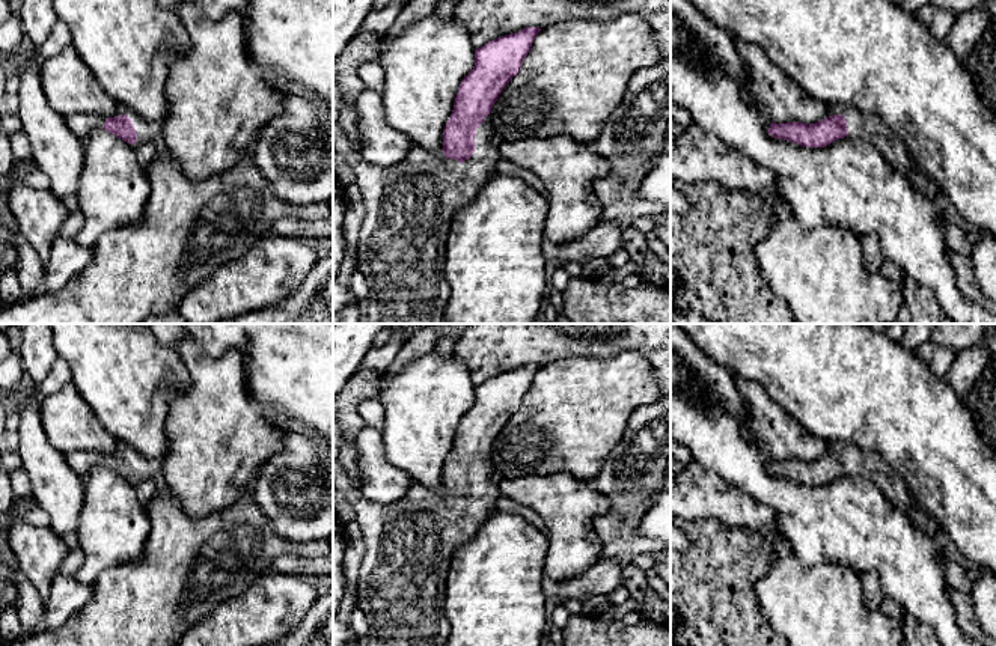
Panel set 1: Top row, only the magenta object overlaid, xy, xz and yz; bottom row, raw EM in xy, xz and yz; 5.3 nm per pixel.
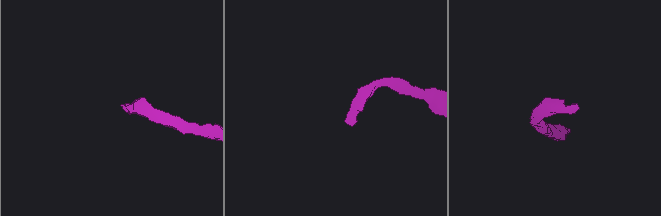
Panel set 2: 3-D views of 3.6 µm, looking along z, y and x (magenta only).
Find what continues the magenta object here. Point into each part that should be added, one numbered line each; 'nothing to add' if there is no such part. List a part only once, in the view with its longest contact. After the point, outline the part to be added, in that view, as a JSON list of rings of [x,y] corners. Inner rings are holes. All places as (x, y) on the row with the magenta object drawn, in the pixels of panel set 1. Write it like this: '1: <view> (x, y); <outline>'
1: xz (409, 207); [[[333,122],[333,151],[347,161],[350,181],[359,187],[365,215],[357,242],[357,271],[365,277],[368,292],[363,301],[363,324],[445,324],[451,288],[445,279],[445,253],[454,212],[470,203],[494,170],[490,152],[472,155],[464,163],[432,154],[417,145],[392,167],[377,167],[362,160],[338,122]]]

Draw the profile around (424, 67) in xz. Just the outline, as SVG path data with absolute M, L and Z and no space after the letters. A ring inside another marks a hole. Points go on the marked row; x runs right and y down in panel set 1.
M432 12L408 24L396 36L383 35L377 62L384 69L381 96L389 125L408 136L414 145L445 155L445 126L452 114L458 87L475 66L475 48L467 30L455 17L441 20Z

